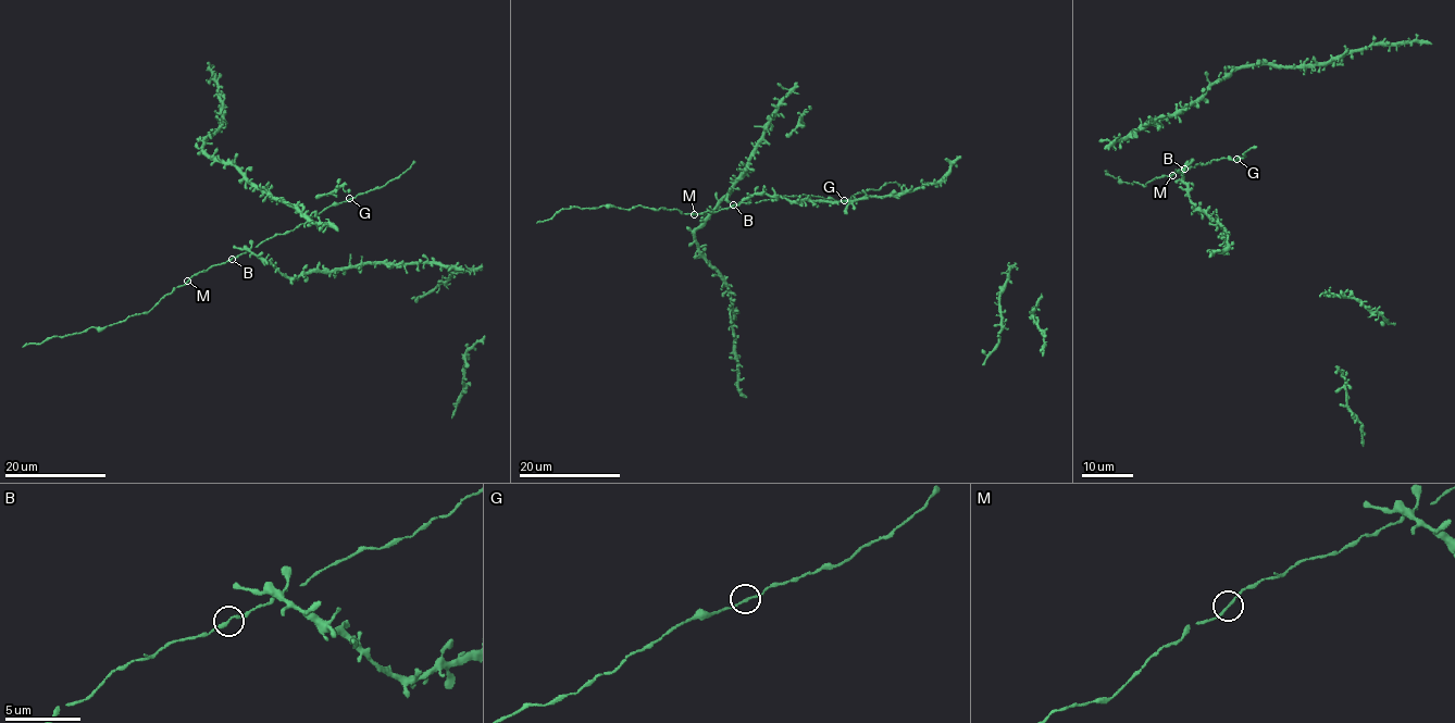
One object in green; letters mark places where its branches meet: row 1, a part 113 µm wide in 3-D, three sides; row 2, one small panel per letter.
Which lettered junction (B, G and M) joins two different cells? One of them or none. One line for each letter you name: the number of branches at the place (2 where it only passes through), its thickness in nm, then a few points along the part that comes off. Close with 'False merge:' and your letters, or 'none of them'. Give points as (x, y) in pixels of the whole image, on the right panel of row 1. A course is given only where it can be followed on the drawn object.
False merge: none of them

